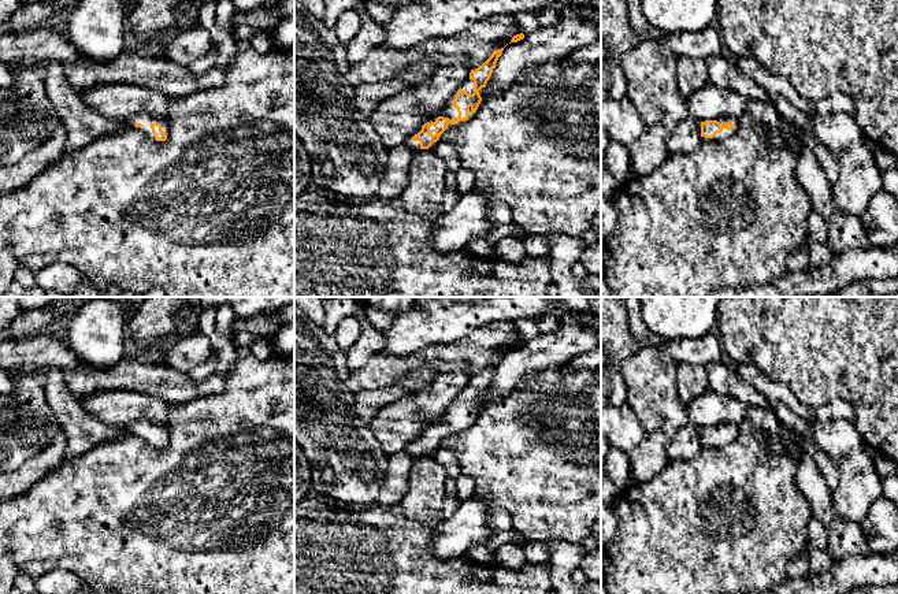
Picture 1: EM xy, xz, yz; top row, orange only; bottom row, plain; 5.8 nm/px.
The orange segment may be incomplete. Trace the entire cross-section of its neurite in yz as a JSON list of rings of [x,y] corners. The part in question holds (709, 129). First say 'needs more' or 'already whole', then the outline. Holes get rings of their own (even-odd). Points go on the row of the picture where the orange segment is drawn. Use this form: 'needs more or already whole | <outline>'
needs more | [[[720,116],[715,120],[701,122],[702,141],[724,140],[734,135],[738,130],[738,119],[732,116]]]

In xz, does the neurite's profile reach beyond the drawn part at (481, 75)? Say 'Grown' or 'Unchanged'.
Grown

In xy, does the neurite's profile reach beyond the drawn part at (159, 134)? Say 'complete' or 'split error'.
split error

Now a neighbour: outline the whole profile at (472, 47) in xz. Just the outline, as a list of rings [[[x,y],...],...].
[[[512,15],[485,18],[456,36],[427,40],[408,49],[383,45],[375,48],[363,60],[349,67],[345,79],[353,88],[394,79],[404,68],[422,59],[428,59],[438,67],[467,66],[475,70],[494,51],[504,48],[520,33]]]

